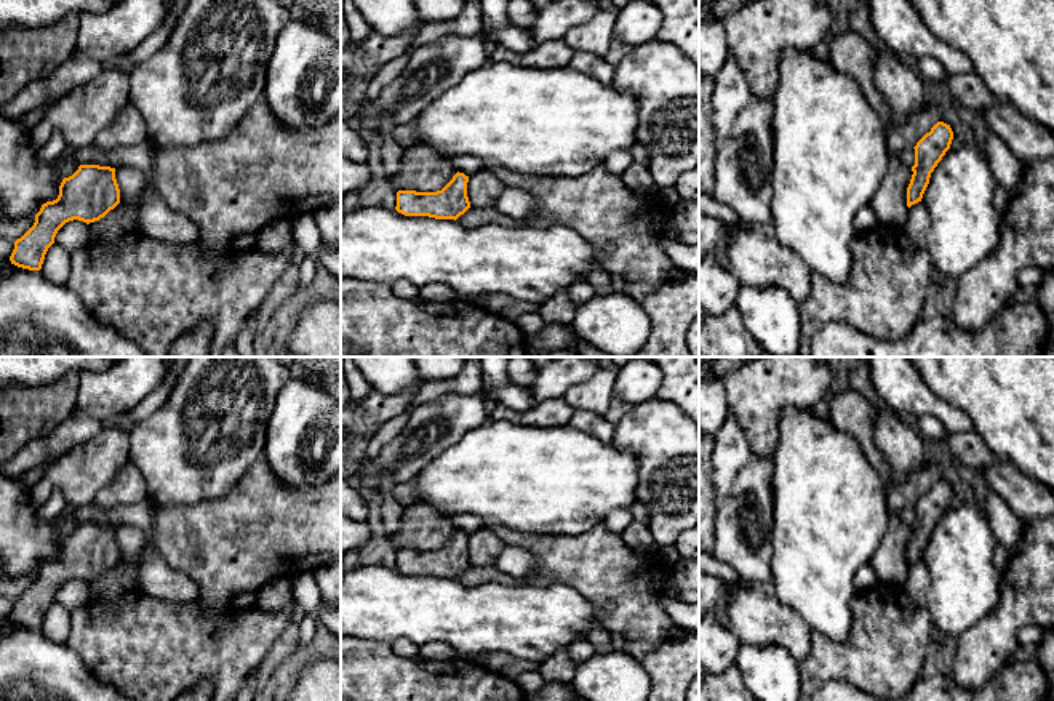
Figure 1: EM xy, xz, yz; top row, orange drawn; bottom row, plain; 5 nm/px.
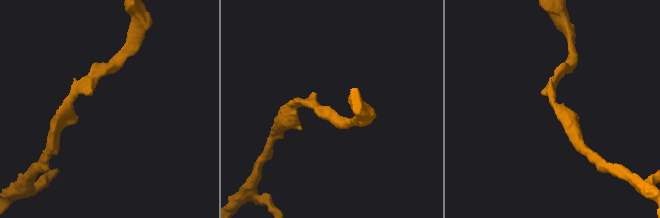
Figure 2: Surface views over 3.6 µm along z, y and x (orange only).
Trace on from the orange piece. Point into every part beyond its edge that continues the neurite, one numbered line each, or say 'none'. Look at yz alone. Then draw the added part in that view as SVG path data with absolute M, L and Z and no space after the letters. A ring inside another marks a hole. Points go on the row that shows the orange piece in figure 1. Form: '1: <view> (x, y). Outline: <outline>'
none

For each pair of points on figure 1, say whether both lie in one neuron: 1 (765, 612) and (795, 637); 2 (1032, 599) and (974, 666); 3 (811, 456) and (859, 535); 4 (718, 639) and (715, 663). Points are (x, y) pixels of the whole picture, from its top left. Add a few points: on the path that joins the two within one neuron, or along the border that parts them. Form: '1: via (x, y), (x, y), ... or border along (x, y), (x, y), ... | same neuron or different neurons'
1: via (770, 620), (779, 629), (787, 629) | same neuron
2: via (1013, 618), (1003, 628), (1003, 648), (994, 660) | same neuron
3: via (819, 476), (830, 506), (840, 516) | same neuron
4: via (715, 645), (715, 656) | same neuron

